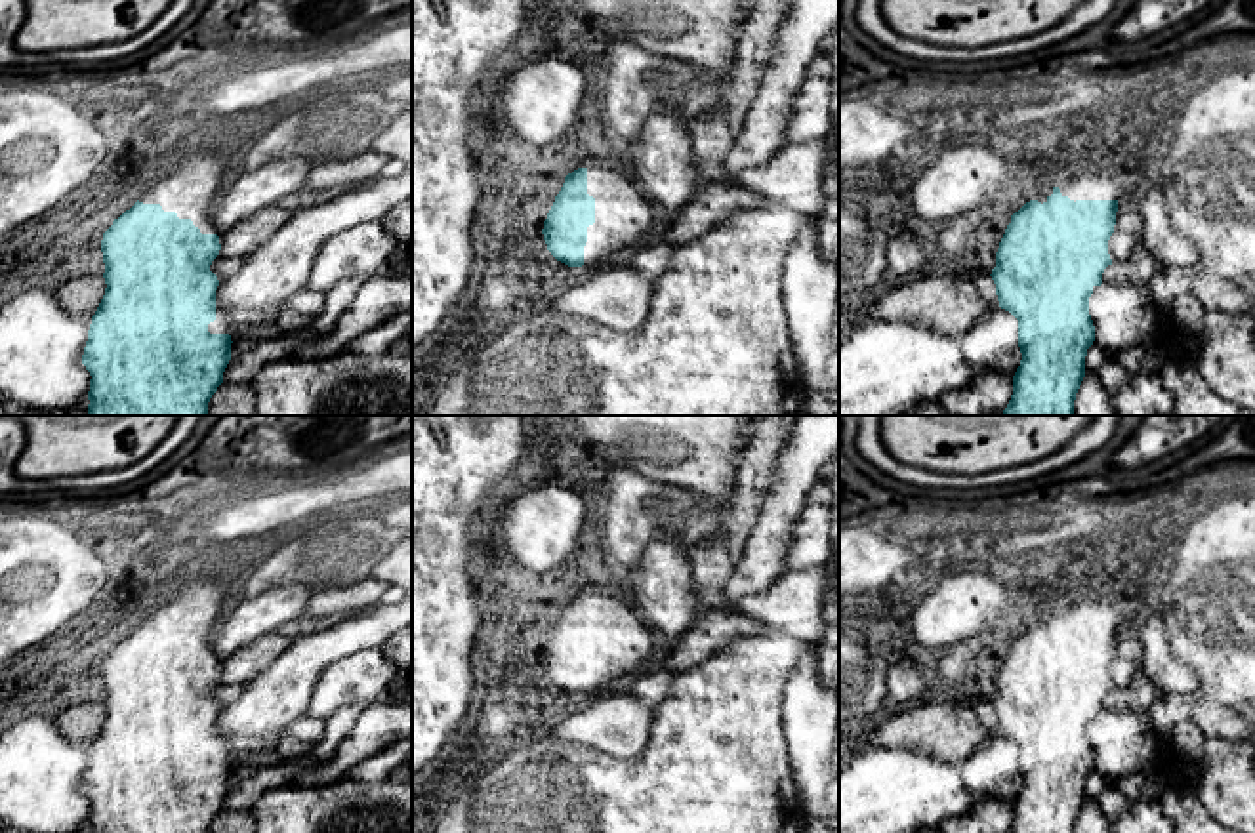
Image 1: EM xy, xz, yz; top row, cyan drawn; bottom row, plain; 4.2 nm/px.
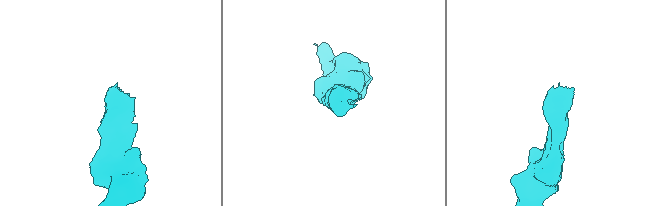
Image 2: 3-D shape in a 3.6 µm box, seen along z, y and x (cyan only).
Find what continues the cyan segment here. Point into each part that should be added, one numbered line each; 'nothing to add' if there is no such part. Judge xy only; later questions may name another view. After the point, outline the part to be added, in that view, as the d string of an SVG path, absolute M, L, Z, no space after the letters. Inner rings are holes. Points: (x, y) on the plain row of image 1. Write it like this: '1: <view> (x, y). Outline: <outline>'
1: xy (187, 618). Outline: M196 579L139 623L143 631L160 631L179 646L191 646L202 661L216 661L210 644L214 620L223 604L225 591L217 579Z

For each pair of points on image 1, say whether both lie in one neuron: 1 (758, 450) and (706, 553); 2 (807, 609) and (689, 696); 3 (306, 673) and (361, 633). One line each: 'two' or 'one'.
1: one
2: two
3: one

